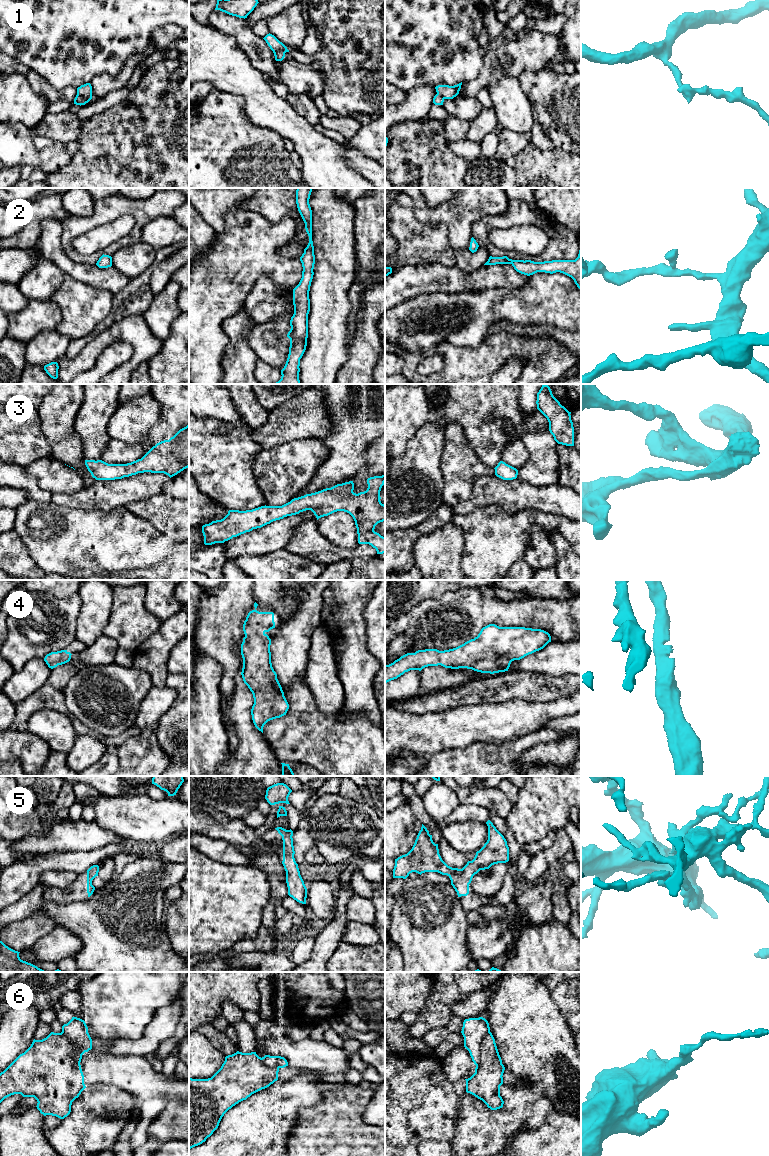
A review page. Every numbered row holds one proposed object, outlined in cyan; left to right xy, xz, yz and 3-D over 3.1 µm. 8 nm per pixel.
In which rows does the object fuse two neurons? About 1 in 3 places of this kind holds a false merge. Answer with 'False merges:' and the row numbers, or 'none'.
False merges: 1, 6

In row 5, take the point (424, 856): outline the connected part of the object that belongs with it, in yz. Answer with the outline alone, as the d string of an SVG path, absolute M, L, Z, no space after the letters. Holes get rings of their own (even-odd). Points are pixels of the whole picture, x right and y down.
M488 820L488 840L476 852L472 861L468 861L462 868L448 866L439 854L438 844L432 840L427 828L422 824L412 849L405 855L395 859L393 878L406 879L410 873L422 874L438 872L447 875L458 897L469 894L469 884L480 870L489 869L492 865L509 861L509 847L504 836Z

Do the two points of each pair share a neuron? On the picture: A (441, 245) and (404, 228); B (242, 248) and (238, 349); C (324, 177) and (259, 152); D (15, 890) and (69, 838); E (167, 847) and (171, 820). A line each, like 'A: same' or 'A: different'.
A: same
B: different
C: different
D: different
E: different

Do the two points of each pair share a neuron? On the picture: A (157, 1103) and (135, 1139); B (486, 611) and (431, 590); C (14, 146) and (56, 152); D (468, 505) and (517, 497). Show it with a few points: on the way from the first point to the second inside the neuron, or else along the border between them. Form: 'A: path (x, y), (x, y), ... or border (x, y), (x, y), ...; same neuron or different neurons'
A: path (148, 1112), (141, 1130); same neuron
B: border (457, 590), (420, 602); different neurons
C: path (24, 153), (28, 156), (46, 156); same neuron
D: path (480, 497), (505, 497); same neuron

